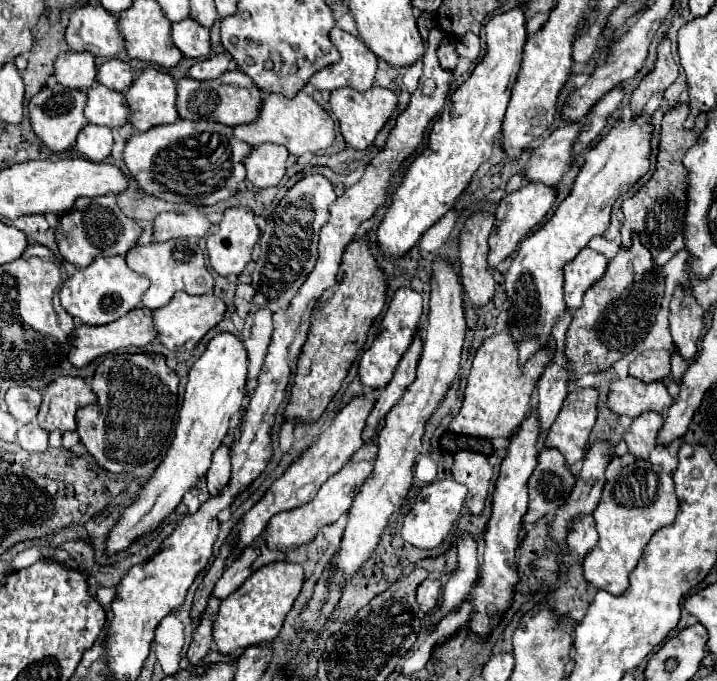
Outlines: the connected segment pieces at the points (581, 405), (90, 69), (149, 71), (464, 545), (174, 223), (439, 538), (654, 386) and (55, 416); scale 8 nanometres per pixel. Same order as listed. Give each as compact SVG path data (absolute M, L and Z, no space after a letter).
M594 388L570 392L556 422L546 434L544 446L560 450L566 458L566 466L576 464L584 456L590 430L596 422L596 402L598 392Z
M64 52L56 58L54 62L54 78L58 84L66 88L76 88L76 90L86 90L94 84L96 80L96 64L94 56L88 52Z
M144 68L130 84L124 98L130 108L128 122L134 130L144 132L158 124L172 124L178 120L176 112L176 84L170 74L156 68Z
M462 534L458 540L458 570L452 574L448 584L444 586L444 602L438 612L426 618L426 624L436 624L440 618L444 618L448 612L456 608L460 600L466 598L466 594L472 590L472 584L478 580L478 546L474 538L468 534Z
M164 212L154 220L154 240L168 242L174 238L202 238L208 234L210 222L202 212Z
M436 480L428 486L424 486L416 498L416 502L412 504L410 512L404 518L404 526L402 526L402 538L422 550L430 550L430 548L438 548L450 534L452 526L458 522L460 518L460 510L464 506L466 500L466 488L460 486L454 480Z
M632 376L618 378L610 384L608 394L608 410L618 416L636 418L642 412L654 410L662 412L666 406L672 404L672 398L662 382L640 382Z
M74 376L56 378L44 392L42 406L38 412L40 428L52 430L76 430L76 410L92 404L94 392L82 380Z

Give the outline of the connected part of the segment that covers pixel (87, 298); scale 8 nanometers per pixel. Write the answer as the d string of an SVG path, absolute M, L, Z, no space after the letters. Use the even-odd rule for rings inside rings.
M98 256L90 266L80 268L60 286L60 304L78 324L110 324L136 308L148 290L148 278L130 270L124 256Z

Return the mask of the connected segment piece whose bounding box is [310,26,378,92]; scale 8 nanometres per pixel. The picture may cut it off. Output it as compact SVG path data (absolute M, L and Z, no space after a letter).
M336 26L330 30L330 40L340 52L340 62L316 72L310 78L310 84L316 90L328 90L328 92L344 86L362 92L368 90L374 84L374 74L378 64L374 52L368 50L368 46L362 40Z

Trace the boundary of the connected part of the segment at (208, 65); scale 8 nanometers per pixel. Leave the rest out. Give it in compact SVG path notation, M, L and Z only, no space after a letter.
M216 54L210 58L204 58L200 62L196 62L188 76L196 78L196 80L212 80L212 78L220 78L230 66L230 58L226 54Z

